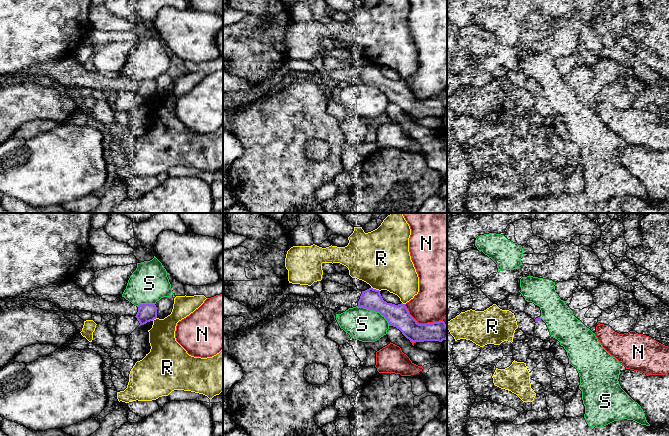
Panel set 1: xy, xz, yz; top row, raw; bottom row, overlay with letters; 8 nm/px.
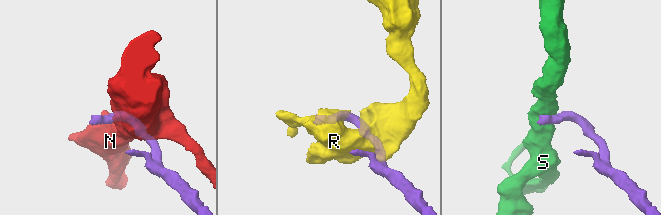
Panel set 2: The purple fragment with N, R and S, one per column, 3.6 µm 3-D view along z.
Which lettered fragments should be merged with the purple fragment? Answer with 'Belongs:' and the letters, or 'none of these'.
Belongs: none of these

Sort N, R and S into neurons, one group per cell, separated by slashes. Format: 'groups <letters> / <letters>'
groups N / R / S

